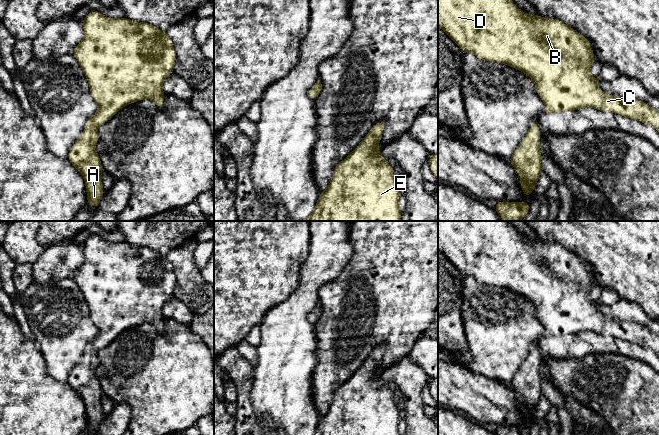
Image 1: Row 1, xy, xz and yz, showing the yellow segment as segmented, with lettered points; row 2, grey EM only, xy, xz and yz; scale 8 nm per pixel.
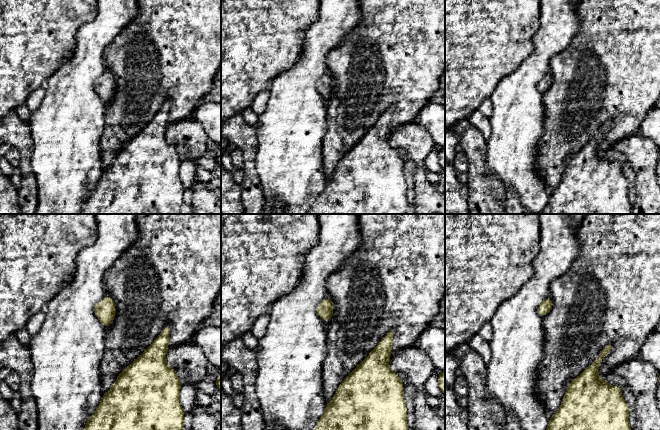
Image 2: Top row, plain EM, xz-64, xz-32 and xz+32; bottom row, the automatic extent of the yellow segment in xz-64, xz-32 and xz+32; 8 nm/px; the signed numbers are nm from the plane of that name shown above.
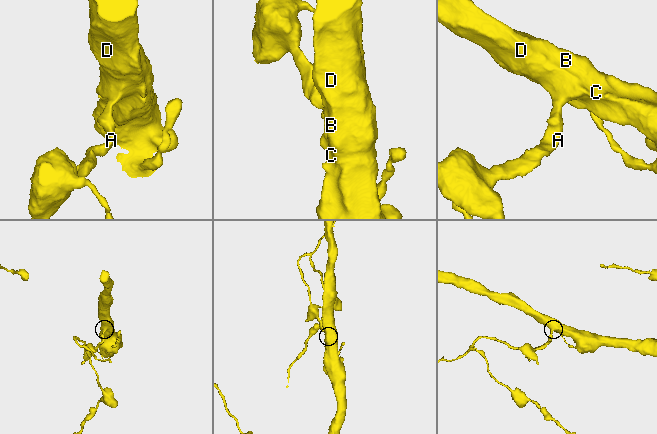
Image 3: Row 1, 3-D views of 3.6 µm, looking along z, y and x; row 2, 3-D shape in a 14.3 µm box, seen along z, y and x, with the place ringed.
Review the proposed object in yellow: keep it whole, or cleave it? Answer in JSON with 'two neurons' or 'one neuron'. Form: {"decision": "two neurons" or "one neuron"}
{"decision": "one neuron"}

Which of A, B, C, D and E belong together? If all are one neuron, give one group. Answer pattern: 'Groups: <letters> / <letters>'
Groups: A B C D E

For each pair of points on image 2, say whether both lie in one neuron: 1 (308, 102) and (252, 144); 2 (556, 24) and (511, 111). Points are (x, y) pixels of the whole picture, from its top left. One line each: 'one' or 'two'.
1: two
2: one

